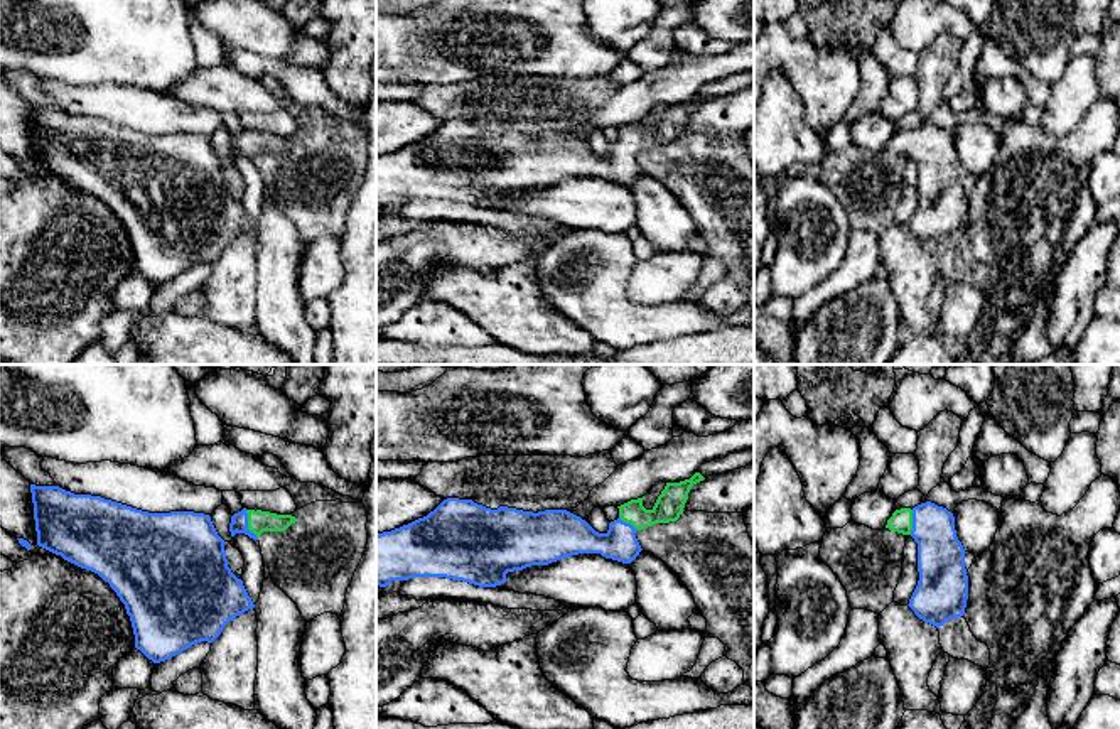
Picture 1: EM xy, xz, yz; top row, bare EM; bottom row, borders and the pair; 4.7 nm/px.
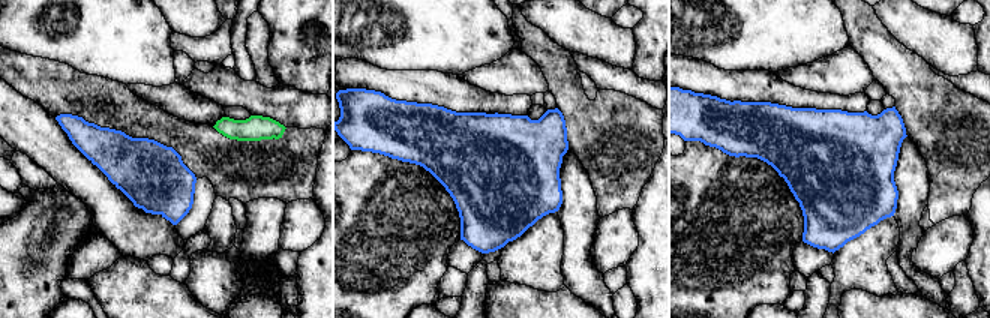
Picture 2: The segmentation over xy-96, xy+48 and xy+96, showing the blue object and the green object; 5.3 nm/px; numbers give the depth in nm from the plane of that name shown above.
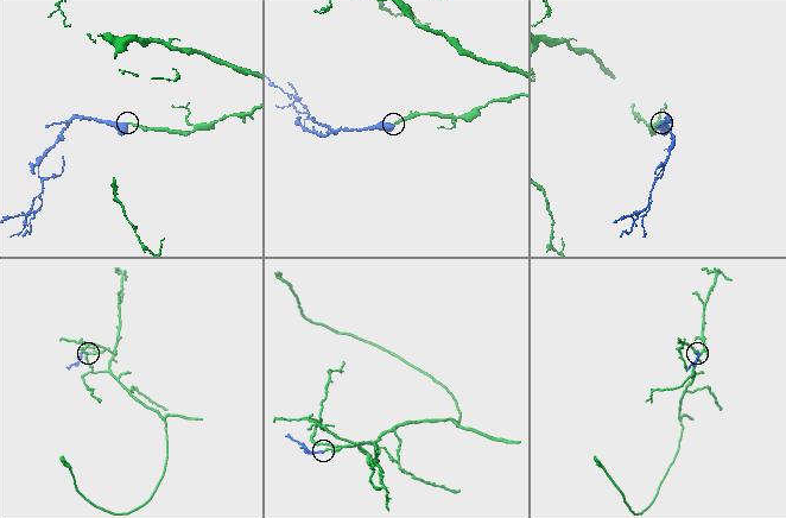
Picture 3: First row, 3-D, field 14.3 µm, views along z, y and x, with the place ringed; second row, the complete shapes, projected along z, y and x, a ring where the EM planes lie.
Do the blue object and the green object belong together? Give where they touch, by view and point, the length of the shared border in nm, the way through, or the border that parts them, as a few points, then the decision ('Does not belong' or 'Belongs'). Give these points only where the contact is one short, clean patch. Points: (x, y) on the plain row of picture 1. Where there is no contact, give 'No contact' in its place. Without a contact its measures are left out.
Touches blue at xy (247, 145). Shared border 150 nm. Path across: xy (238, 145), (247, 145), (258, 144). Belongs

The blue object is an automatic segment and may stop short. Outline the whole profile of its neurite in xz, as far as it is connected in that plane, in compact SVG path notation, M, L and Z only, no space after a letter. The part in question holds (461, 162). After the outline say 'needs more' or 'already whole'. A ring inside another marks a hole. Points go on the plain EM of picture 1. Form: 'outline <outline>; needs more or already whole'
outline M700 94L680 105L666 105L654 128L646 132L643 120L619 130L619 140L609 145L606 155L595 154L585 142L567 132L523 133L499 128L486 130L472 122L447 120L427 138L376 157L376 206L413 199L445 199L479 209L496 209L506 204L506 196L531 187L548 187L579 176L600 176L622 186L631 186L643 172L636 154L656 145L676 143L683 135L693 106L703 103Z; needs more

